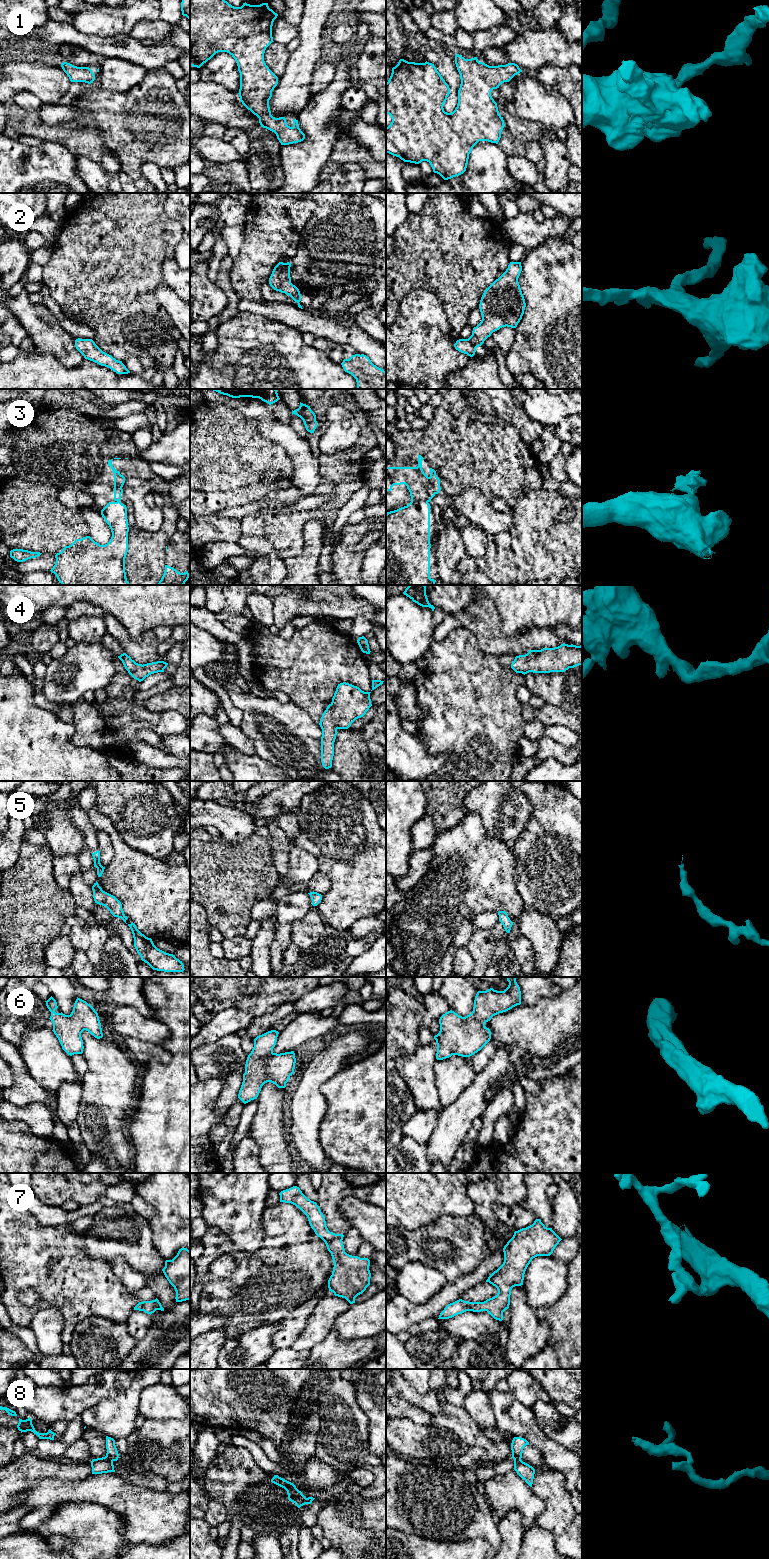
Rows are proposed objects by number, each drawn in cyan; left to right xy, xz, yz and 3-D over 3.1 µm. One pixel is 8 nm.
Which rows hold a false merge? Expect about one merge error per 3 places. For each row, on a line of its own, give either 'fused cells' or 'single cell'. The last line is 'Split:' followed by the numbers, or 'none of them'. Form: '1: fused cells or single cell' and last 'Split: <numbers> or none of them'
1: single cell
2: single cell
3: fused cells
4: single cell
5: single cell
6: single cell
7: single cell
8: fused cells
Split: 3, 8

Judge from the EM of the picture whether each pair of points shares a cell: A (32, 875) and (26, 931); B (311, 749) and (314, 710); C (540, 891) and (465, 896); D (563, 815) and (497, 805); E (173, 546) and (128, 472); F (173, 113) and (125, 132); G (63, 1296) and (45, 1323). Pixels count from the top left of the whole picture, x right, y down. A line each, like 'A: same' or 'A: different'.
A: same
B: different
C: different
D: different
E: different
F: same
G: different

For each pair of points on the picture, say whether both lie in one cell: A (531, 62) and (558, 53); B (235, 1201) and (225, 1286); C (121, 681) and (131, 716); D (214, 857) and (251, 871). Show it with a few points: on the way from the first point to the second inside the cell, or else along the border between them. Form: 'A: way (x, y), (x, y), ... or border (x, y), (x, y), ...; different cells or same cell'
A: way (538, 55), (540, 53), (551, 53); same cell
B: border (210, 1226), (219, 1228), (238, 1250), (248, 1254); different cells
C: way (119, 690), (119, 704), (122, 707); same cell
D: way (223, 866), (228, 871), (242, 871); same cell

